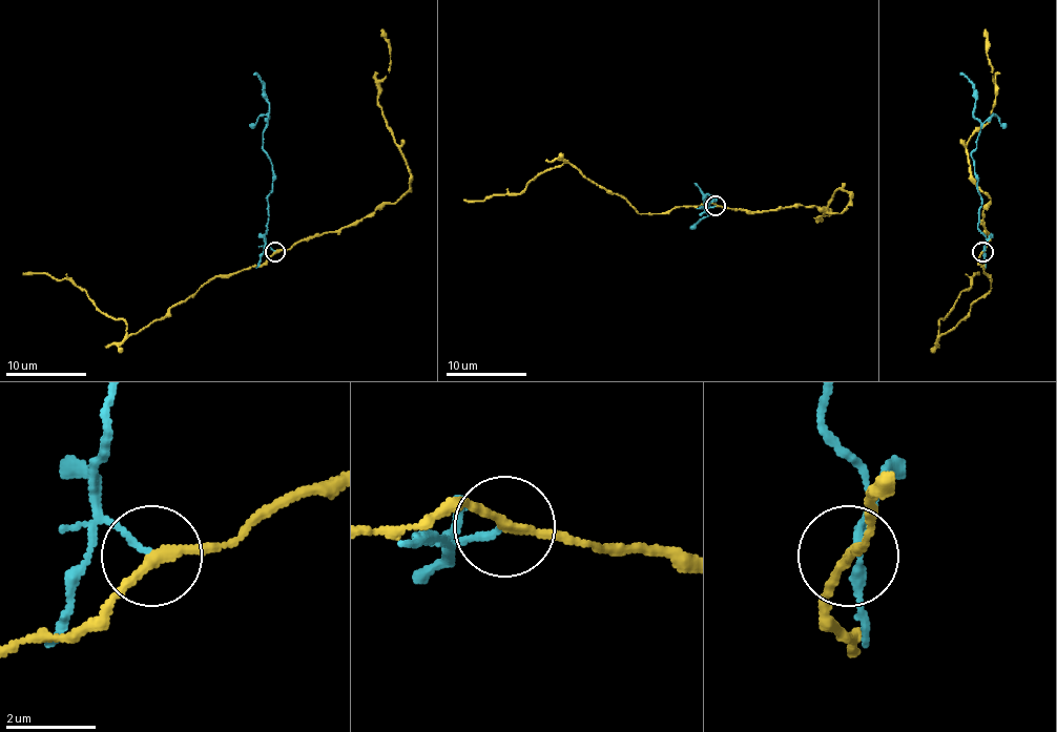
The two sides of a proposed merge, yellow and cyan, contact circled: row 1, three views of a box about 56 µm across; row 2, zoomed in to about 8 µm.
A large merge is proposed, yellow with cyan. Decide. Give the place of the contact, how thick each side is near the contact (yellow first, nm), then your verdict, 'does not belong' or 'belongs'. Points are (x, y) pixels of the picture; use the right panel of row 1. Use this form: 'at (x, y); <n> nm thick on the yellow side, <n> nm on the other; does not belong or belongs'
at (982, 251); 200 nm thick on the yellow side, 120 nm on the other; does not belong

